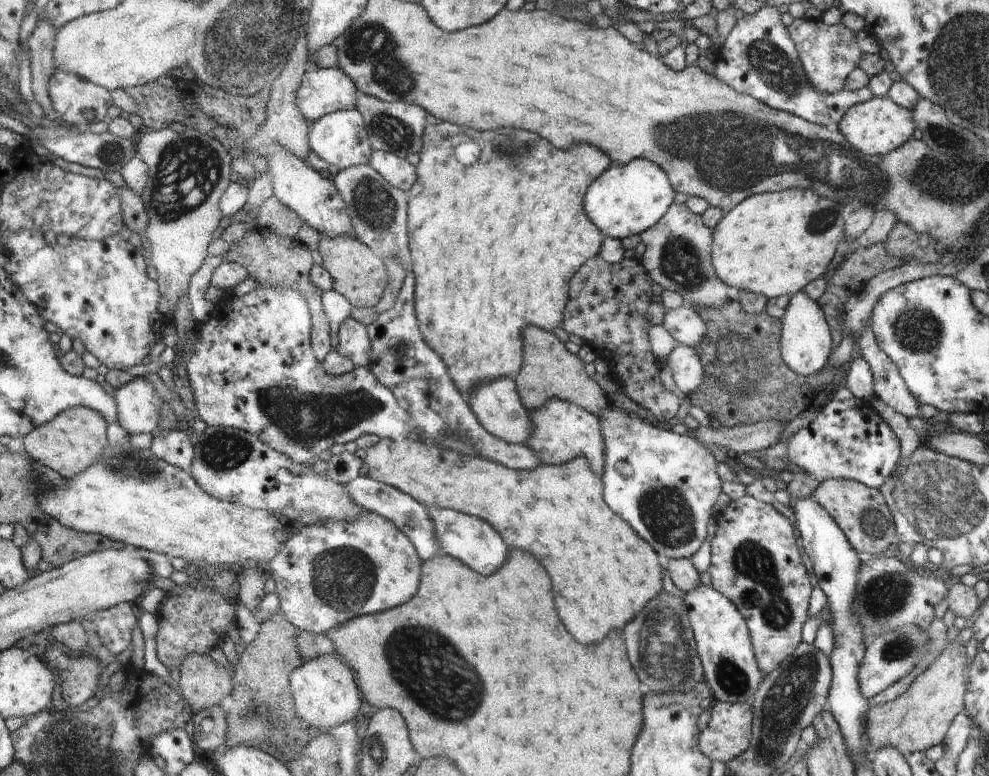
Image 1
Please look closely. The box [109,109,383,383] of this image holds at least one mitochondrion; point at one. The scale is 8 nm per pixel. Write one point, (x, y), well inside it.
(185, 168)

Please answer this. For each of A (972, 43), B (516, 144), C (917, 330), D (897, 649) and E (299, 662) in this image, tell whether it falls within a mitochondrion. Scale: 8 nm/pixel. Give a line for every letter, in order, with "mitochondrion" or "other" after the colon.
A: mitochondrion
B: mitochondrion
C: mitochondrion
D: mitochondrion
E: other

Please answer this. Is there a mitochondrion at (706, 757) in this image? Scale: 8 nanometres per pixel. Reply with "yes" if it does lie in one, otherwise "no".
no

